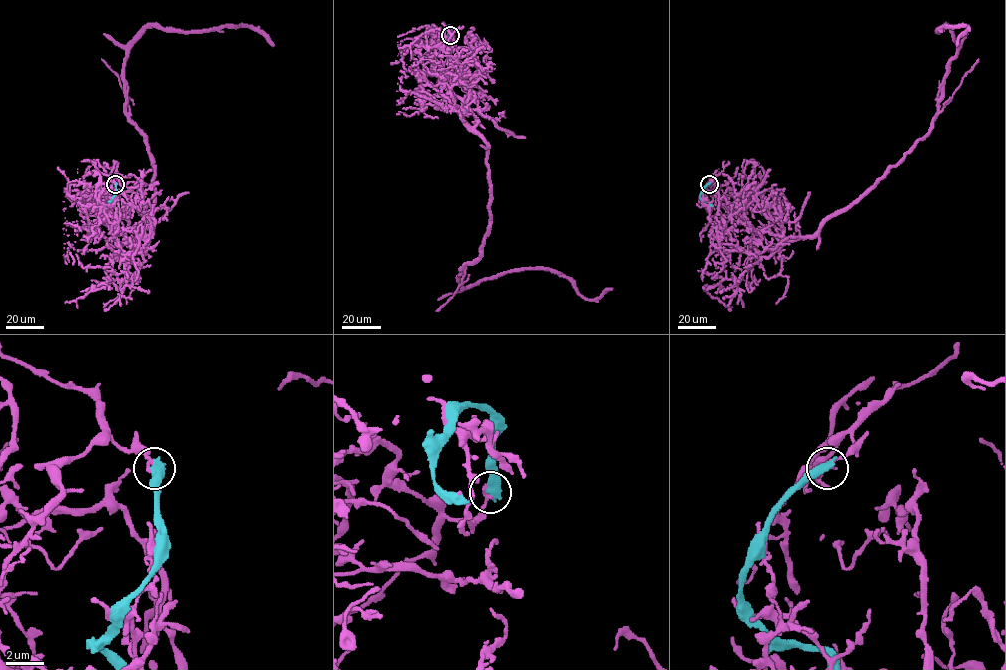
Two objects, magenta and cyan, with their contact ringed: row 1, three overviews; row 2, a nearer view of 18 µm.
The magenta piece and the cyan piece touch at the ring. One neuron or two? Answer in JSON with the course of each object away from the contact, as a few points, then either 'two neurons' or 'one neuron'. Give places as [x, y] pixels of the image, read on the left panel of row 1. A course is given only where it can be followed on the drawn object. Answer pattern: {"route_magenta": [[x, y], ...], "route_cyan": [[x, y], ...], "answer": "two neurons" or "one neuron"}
{"route_magenta": [[115, 183], [97, 200], [113, 229], [148, 238], [154, 165], [124, 74], [147, 28], [248, 27], [273, 46]], "route_cyan": [[115, 183], [115, 195], [110, 201], [115, 206]], "answer": "two neurons"}

